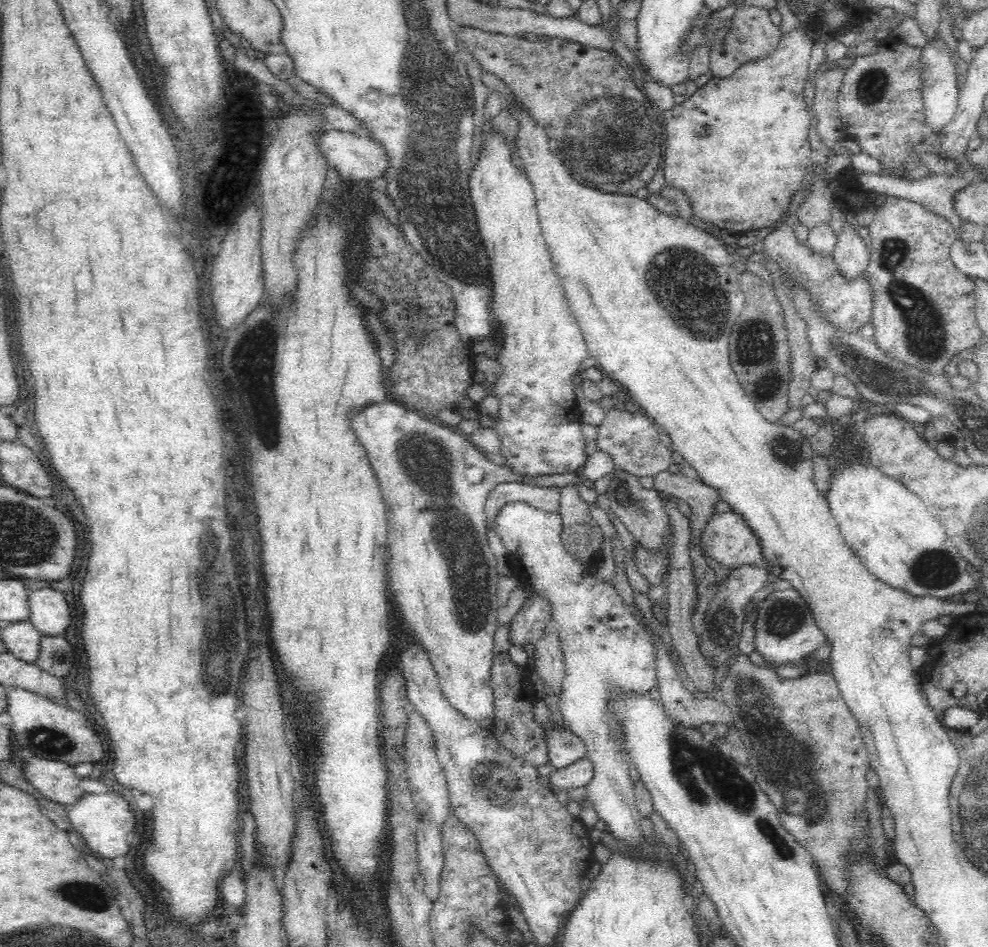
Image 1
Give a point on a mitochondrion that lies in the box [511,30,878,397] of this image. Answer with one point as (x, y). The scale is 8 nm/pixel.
(603, 137)

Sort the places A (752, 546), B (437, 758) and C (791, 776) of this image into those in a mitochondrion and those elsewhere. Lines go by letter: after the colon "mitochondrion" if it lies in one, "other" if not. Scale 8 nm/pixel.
A: other
B: other
C: mitochondrion

